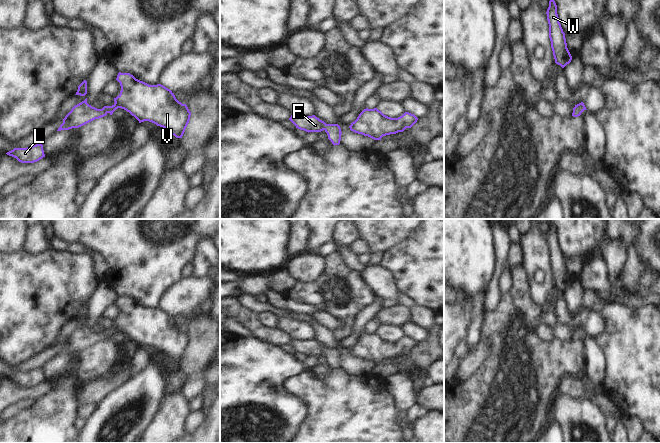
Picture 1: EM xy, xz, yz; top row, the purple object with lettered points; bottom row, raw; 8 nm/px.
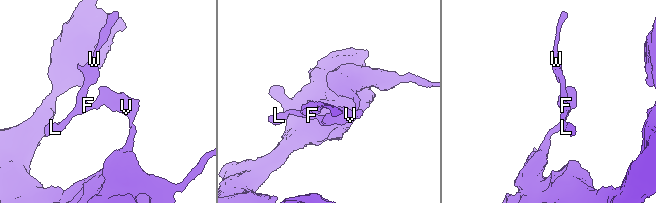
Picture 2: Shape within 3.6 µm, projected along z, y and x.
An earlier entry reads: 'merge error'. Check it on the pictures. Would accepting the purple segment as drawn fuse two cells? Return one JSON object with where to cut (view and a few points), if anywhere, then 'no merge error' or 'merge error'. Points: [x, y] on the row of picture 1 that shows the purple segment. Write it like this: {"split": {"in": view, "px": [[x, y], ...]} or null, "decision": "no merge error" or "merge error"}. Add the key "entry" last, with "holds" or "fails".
{"split": null, "decision": "no merge error", "entry": "fails"}

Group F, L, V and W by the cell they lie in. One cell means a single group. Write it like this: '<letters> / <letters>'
F L V W

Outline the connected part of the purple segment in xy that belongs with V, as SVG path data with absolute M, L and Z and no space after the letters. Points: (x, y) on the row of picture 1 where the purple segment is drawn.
M119 72L116 80L120 83L121 91L120 94L114 98L115 103L112 106L104 106L102 109L97 109L89 105L86 98L71 109L57 131L79 128L95 119L106 116L108 113L112 115L116 109L121 108L134 116L139 123L144 121L152 122L157 126L165 128L176 138L182 138L189 123L191 112L186 104L182 104L176 99L170 89L161 84L149 85L136 79L130 73Z

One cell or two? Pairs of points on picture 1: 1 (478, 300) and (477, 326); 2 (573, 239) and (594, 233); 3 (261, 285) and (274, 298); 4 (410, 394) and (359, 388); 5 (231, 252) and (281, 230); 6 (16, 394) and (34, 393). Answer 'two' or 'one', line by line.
1: one
2: one
3: two
4: two
5: one
6: one

